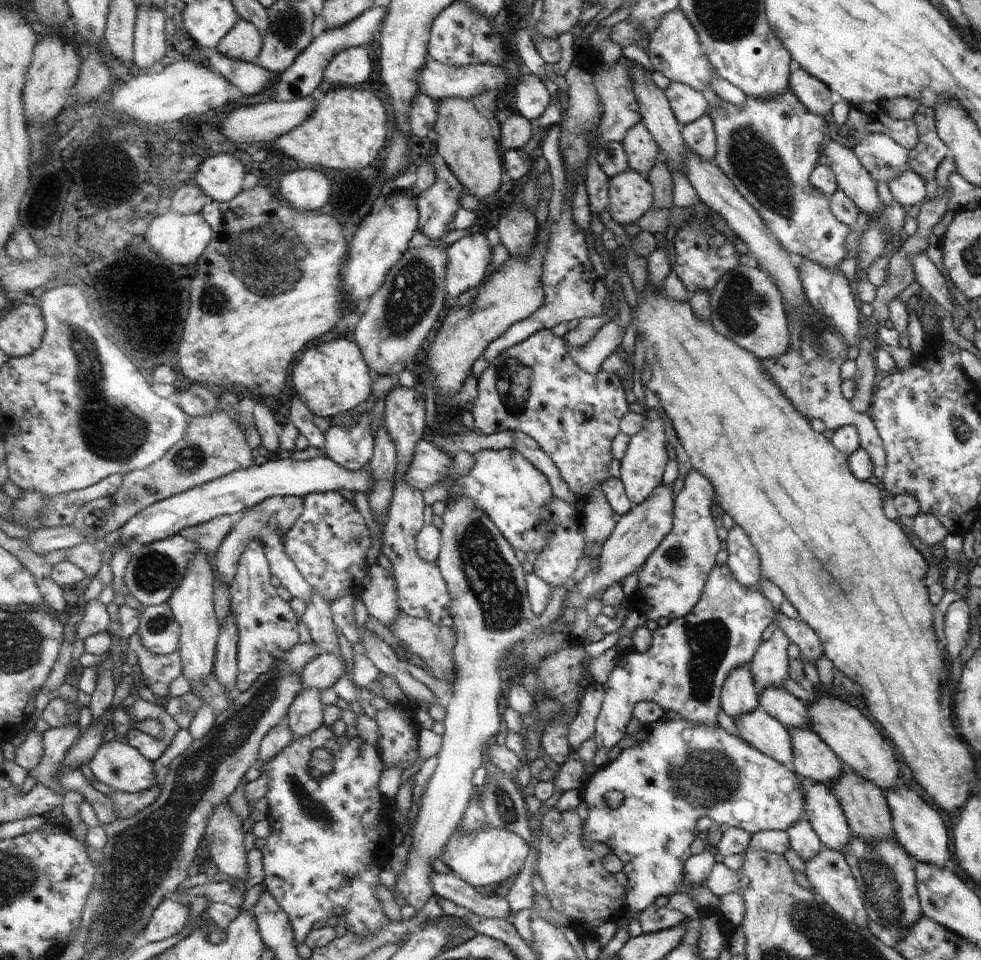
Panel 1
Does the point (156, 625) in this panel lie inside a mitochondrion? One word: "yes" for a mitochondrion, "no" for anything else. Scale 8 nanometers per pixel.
yes

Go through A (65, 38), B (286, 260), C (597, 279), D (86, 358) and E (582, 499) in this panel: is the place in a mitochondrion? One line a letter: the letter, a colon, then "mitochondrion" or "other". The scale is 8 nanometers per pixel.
A: other
B: mitochondrion
C: other
D: mitochondrion
E: other

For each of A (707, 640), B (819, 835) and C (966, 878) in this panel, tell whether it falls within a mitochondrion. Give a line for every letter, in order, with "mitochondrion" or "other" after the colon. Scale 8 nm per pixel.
A: mitochondrion
B: other
C: other

